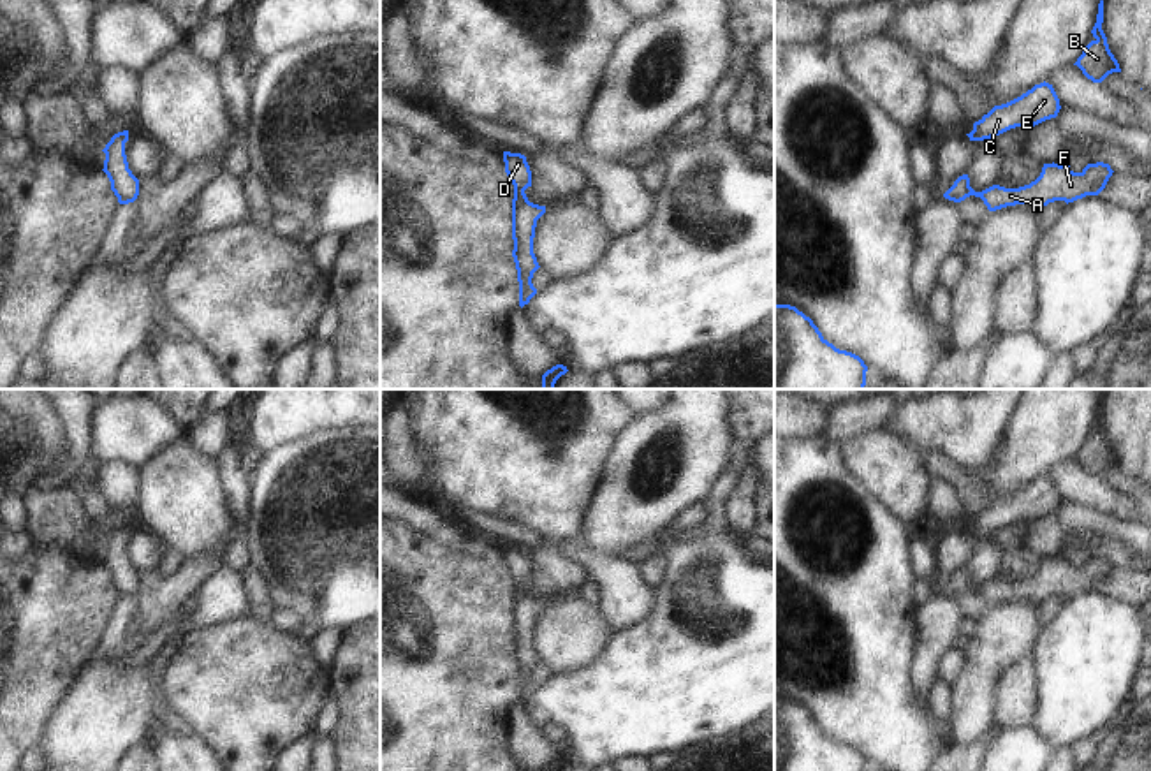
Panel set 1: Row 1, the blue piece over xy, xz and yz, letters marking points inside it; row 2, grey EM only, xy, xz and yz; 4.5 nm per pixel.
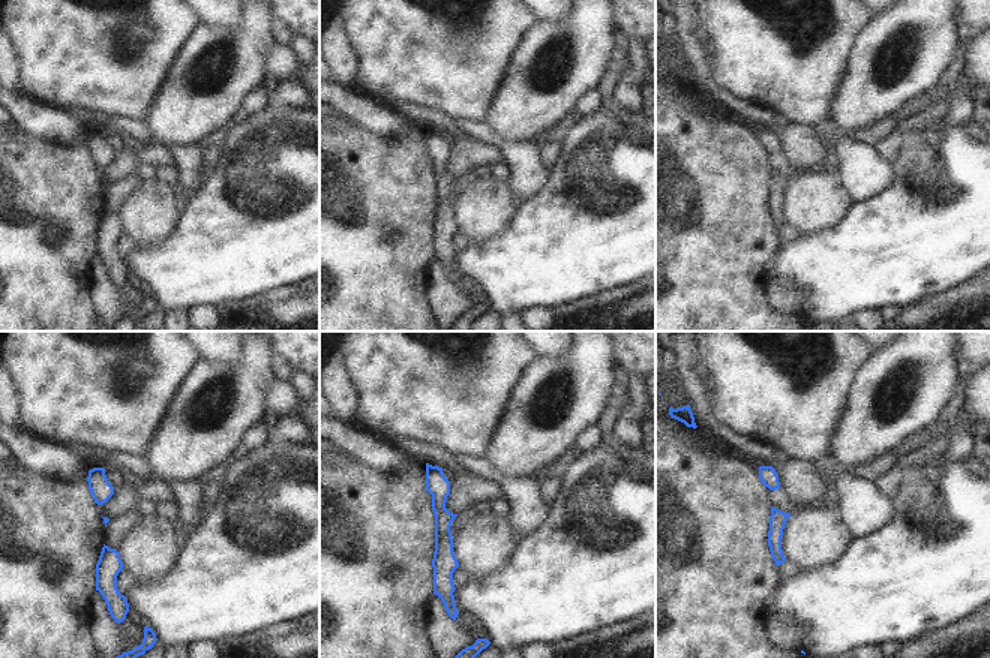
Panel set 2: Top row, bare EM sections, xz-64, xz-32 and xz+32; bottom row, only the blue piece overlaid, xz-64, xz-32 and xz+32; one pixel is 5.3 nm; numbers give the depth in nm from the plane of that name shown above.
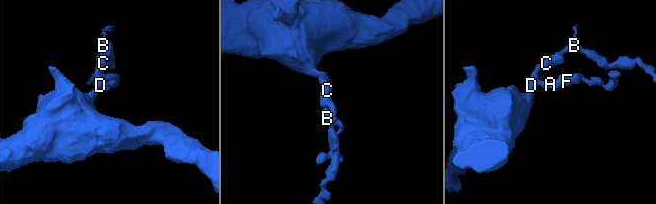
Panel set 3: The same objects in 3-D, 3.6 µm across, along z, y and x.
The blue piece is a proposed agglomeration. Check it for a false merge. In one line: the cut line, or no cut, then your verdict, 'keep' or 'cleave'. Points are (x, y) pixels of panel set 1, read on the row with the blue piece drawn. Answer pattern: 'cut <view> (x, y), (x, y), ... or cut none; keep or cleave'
cut none; keep

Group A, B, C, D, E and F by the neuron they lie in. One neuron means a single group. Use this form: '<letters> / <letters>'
A B C D E F

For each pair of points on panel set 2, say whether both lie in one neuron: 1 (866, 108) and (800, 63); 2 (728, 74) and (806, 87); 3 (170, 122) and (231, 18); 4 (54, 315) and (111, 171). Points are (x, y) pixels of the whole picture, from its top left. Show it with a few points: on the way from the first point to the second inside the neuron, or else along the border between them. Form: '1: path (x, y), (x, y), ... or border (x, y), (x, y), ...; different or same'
1: border (849, 56), (827, 119); different
2: path (747, 74), (786, 74); same
3: border (242, 15), (237, 29), (200, 23); different
4: border (96, 170), (101, 179); different

